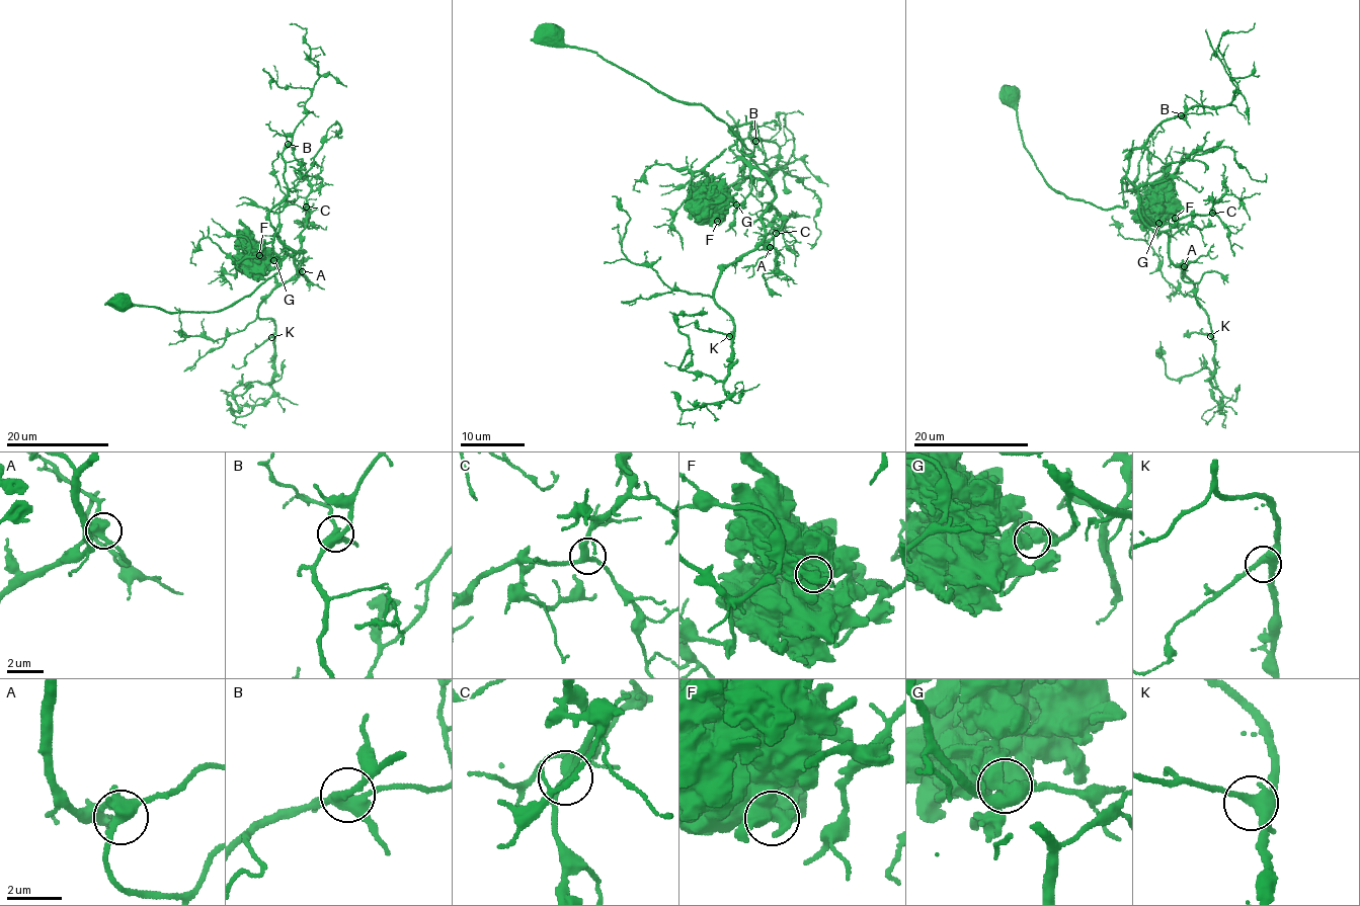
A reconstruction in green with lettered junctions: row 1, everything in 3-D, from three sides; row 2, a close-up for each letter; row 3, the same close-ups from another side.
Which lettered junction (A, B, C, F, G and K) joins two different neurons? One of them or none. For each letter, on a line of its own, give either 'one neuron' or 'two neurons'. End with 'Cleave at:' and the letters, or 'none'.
A: one neuron
B: one neuron
C: one neuron
F: one neuron
G: two neurons
K: one neuron
Cleave at: G

